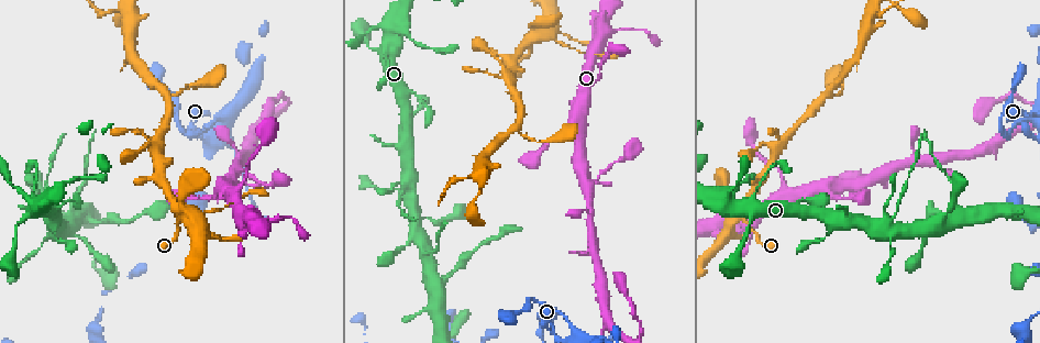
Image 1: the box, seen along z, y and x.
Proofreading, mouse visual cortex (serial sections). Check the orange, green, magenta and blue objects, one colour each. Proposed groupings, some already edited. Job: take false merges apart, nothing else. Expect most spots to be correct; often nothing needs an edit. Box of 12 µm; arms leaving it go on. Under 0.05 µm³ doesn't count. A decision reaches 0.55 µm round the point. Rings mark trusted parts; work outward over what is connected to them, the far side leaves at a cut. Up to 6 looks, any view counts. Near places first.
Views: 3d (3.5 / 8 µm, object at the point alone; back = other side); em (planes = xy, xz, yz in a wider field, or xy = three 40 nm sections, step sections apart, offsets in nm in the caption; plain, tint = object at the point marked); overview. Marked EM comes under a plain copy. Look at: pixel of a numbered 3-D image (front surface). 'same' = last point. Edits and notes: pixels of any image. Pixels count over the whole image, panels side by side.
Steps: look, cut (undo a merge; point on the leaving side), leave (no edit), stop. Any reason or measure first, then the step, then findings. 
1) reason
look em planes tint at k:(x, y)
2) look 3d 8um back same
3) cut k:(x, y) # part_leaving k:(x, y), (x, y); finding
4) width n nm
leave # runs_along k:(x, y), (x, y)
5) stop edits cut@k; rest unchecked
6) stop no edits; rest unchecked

thick turns thin
look em xy step 1 tint at 1:(841, 84)

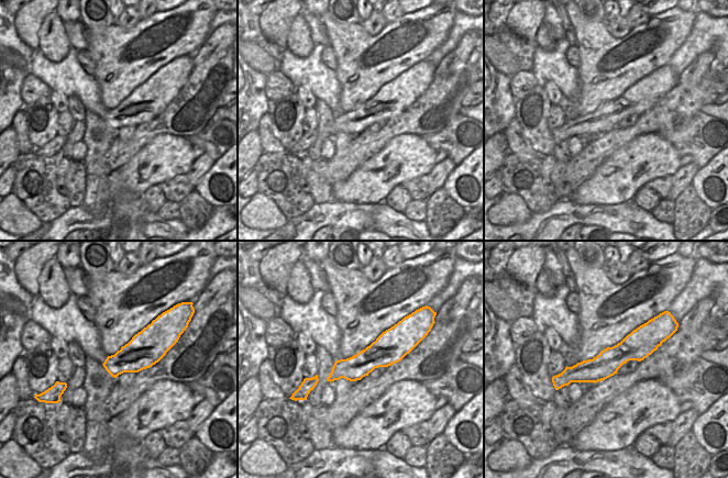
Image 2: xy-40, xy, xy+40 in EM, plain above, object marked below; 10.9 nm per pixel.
look 3d 3.5um same

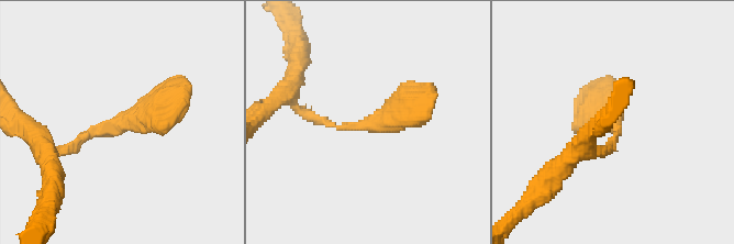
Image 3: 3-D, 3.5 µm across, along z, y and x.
leave # one cell here

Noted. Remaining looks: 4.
four or more arms meet
look 3d 3.5um back at 1:(407, 189)

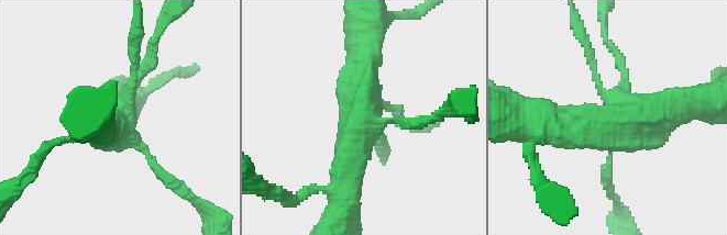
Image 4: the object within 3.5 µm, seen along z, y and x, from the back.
now the EM
look em xy step 5 tint at 4:(362, 121)

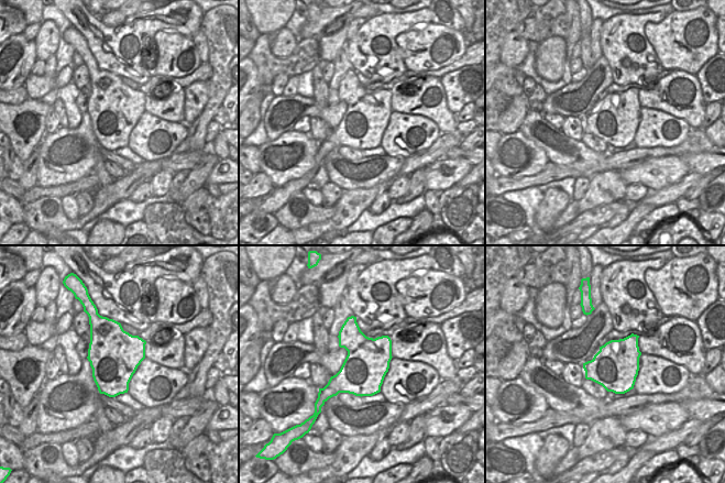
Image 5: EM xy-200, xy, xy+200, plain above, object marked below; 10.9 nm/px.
width 480 nm
leave # runs_along 4:(691, 103), (609, 131), (557, 131); all the same cell

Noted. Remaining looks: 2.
stop no edits; rest unchecked

